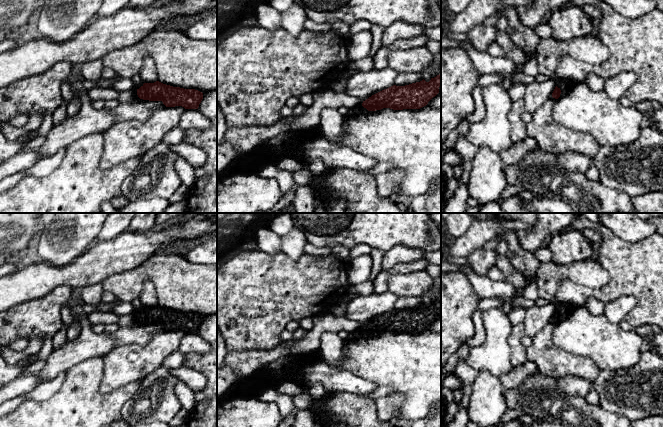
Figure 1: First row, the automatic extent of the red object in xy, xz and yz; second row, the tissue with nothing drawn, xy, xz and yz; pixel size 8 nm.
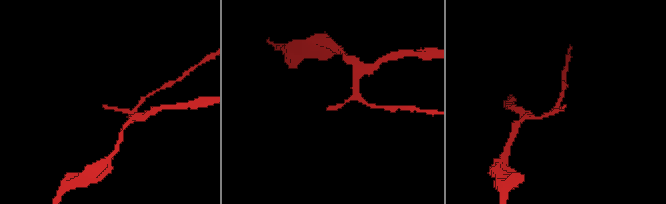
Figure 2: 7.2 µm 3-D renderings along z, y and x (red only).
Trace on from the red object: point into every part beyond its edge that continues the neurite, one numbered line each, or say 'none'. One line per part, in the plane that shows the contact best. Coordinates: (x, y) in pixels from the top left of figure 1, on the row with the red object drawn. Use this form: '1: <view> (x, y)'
1: yz (565, 85)

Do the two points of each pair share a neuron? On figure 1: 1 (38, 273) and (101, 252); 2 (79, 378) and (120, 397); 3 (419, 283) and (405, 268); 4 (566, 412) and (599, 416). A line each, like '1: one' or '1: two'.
1: one
2: one
3: two
4: one

